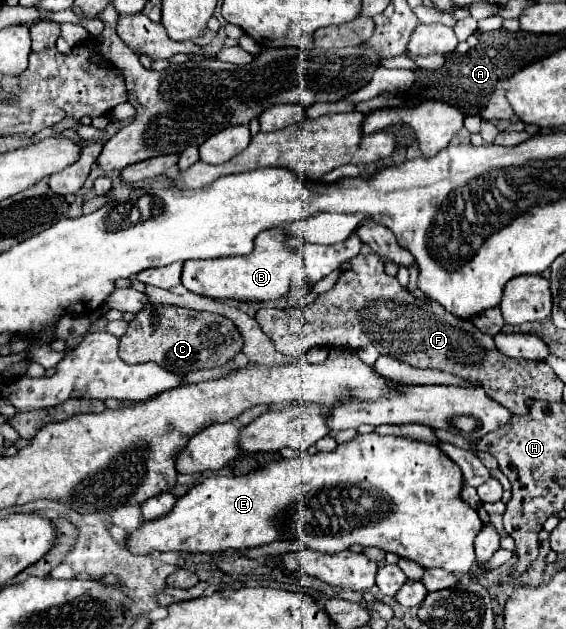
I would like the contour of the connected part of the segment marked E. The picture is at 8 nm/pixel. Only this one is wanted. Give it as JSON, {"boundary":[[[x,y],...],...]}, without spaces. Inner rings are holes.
{"boundary":[[[376,432],[358,434],[354,440],[340,444],[332,452],[314,456],[302,454],[292,460],[270,462],[264,470],[246,476],[212,476],[190,488],[172,512],[150,522],[142,522],[140,530],[130,534],[128,548],[134,554],[150,552],[210,552],[246,550],[276,540],[300,540],[306,548],[322,554],[338,554],[352,544],[376,546],[384,552],[408,558],[422,568],[442,568],[450,574],[470,574],[476,562],[474,538],[482,530],[482,522],[462,498],[462,470],[436,444],[418,442],[402,436],[378,436]]]}

